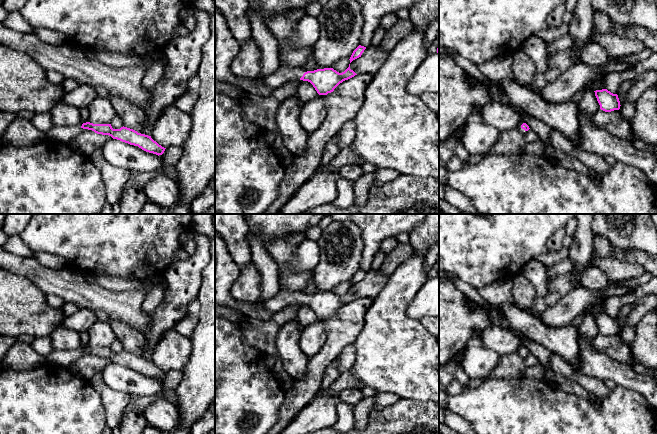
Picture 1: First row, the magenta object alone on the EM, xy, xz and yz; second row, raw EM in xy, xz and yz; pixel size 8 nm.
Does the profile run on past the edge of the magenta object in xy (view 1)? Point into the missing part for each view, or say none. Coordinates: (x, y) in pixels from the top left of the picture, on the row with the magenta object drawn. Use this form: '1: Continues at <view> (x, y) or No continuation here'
1: No continuation here

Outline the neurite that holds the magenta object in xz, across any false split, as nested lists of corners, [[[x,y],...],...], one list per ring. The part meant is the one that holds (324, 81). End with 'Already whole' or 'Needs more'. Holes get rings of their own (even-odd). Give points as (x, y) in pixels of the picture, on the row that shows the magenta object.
[[[280,66],[278,70],[264,79],[268,87],[274,91],[281,88],[286,83],[300,79],[310,82],[319,95],[327,95],[343,81],[348,80],[357,75],[349,67],[342,73],[337,72],[333,68],[317,69],[305,72],[303,69],[289,68]]]. Needs more

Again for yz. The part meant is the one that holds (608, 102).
[[[607,89],[596,90],[594,92],[601,110],[611,112],[620,109],[621,105],[617,94],[613,94]]]. Already whole

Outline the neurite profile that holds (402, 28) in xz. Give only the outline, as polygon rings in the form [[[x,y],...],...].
[[[398,19],[396,24],[386,30],[380,44],[380,49],[389,53],[396,44],[409,35],[413,29],[414,25],[410,20]]]

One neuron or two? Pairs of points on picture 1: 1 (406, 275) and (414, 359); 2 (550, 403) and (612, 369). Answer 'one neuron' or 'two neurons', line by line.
1: one neuron
2: two neurons

